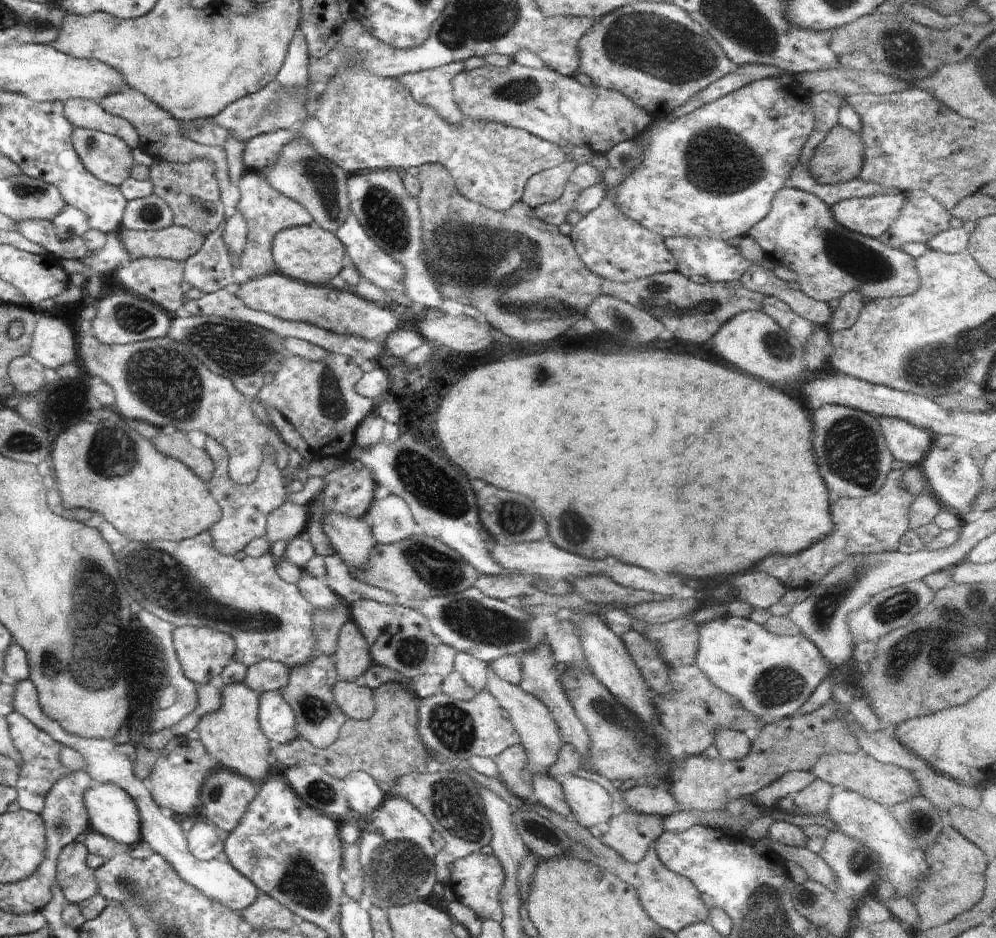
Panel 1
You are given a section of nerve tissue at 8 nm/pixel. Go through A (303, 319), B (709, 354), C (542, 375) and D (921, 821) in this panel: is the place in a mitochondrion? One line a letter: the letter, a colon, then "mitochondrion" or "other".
A: other
B: other
C: other
D: mitochondrion

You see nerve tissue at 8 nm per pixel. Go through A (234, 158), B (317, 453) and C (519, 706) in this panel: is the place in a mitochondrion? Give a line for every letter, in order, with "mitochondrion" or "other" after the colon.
A: other
B: other
C: other

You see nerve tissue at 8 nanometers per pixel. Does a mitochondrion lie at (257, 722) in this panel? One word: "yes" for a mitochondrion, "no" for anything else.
no

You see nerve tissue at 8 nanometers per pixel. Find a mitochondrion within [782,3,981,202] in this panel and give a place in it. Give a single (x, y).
(901, 47)

